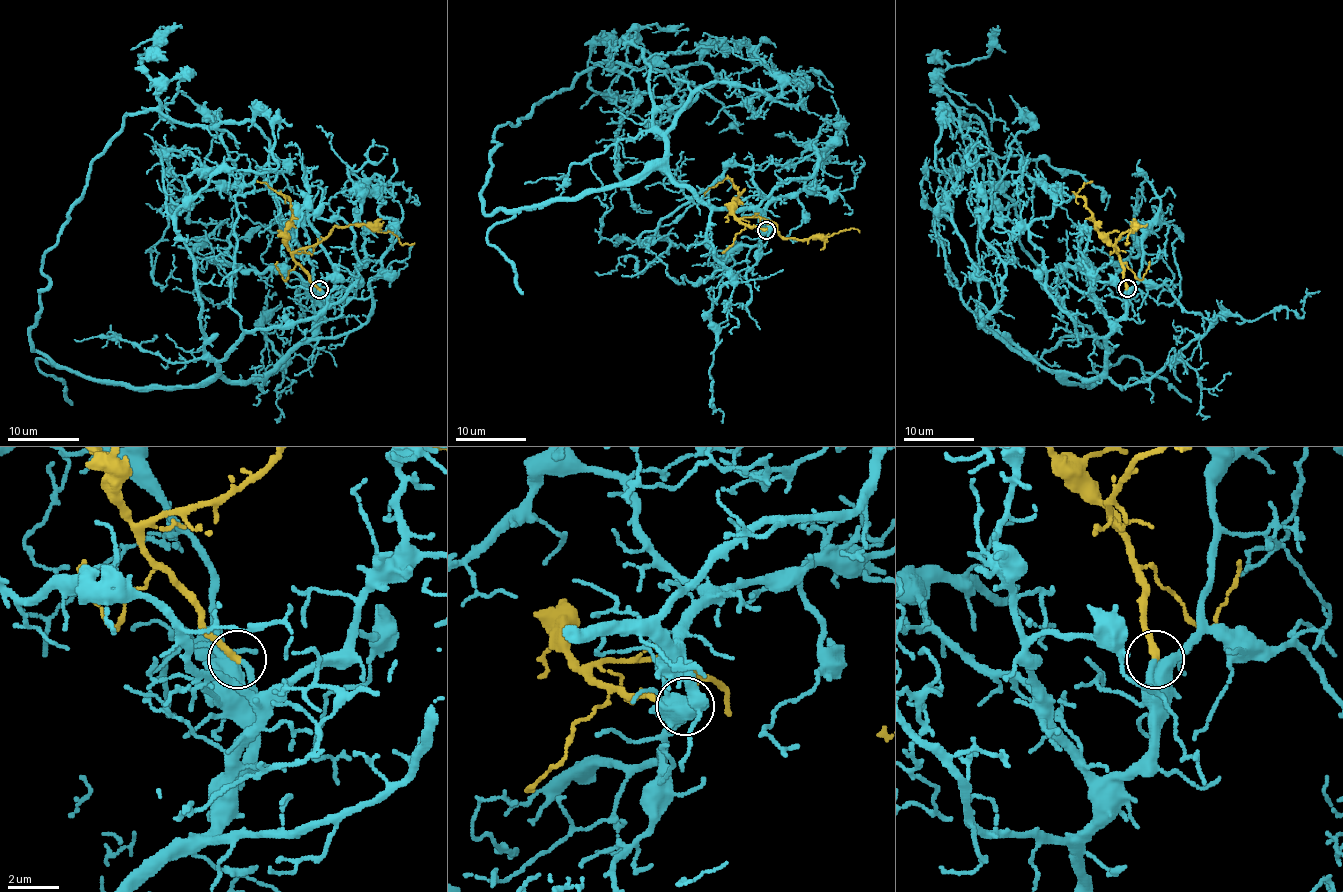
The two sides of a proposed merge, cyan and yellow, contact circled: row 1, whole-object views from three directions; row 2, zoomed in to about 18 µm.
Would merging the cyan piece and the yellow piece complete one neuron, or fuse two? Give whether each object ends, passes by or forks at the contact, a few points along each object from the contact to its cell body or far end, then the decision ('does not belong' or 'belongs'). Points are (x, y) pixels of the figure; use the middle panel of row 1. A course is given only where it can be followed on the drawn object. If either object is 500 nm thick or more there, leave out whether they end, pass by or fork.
cyan ends; yellow ends; course cyan (765, 231), (668, 167), (677, 81), (709, 86), (705, 63), (633, 69), (596, 44), (589, 85), (630, 102); course yellow (765, 229), (748, 227), (741, 220), (762, 217), (781, 236), (795, 240), (853, 227), (859, 233); belongs

